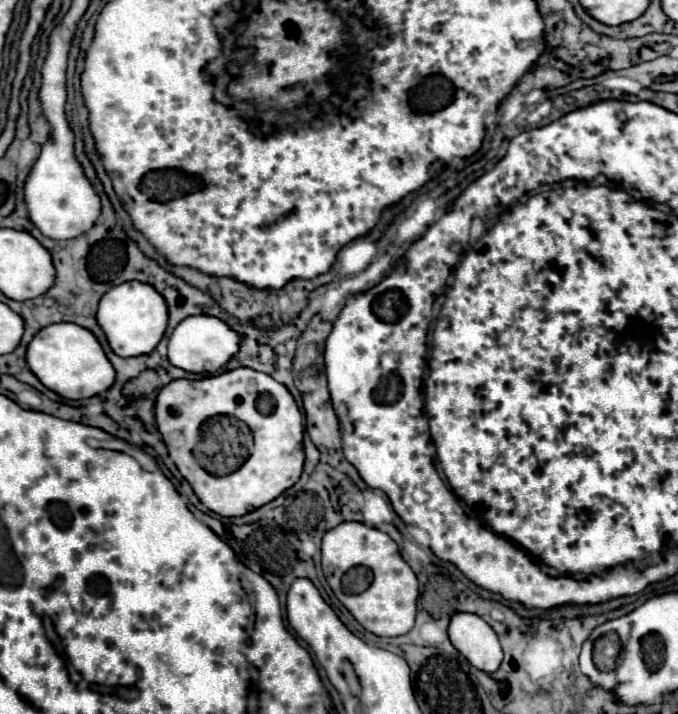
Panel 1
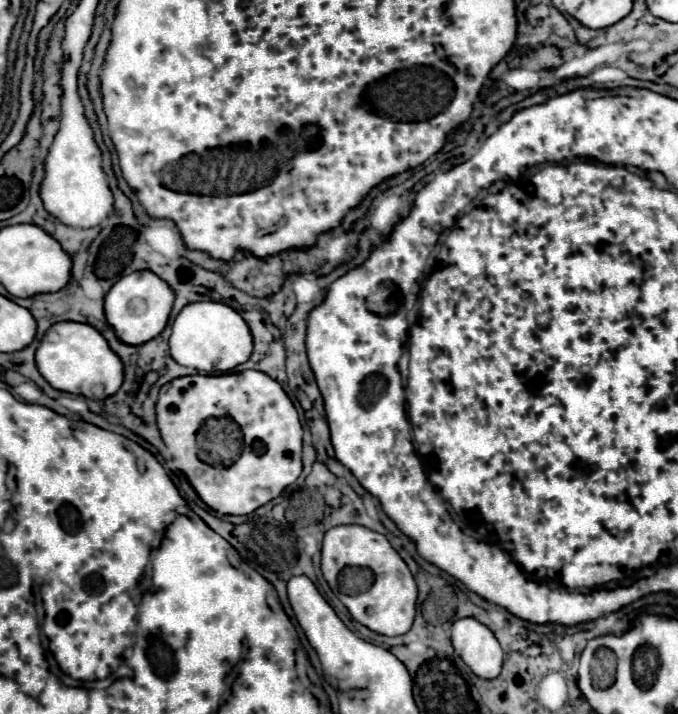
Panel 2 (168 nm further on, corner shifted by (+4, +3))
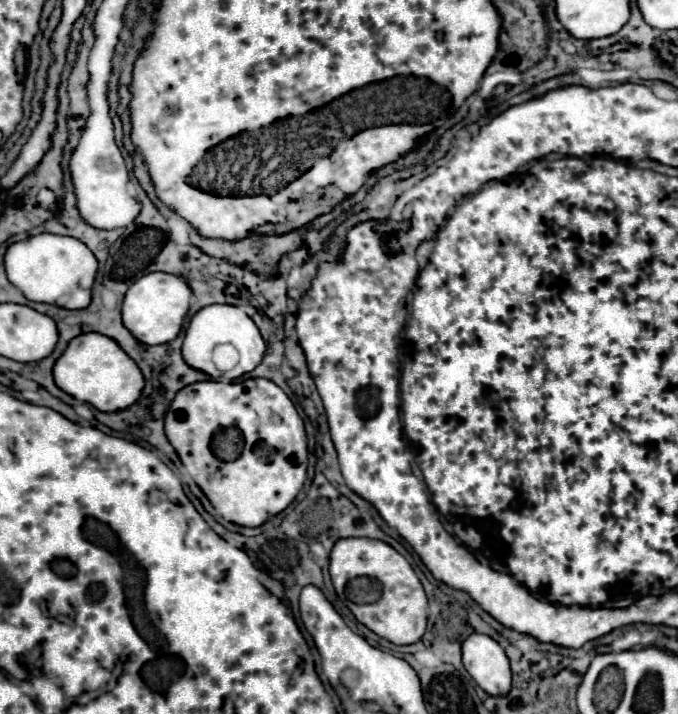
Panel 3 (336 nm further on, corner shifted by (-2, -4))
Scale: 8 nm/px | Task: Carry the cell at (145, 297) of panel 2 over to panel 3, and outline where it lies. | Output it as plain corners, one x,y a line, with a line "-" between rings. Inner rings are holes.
150,272
140,280
136,280
126,292
126,298
122,304
124,326
142,344
156,346
156,344
172,342
182,330
182,322
190,306
190,296
192,296
192,290
190,286
186,286
184,278
178,278
166,272

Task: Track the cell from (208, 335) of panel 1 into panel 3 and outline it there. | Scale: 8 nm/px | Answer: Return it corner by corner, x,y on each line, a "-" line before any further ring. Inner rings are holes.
230,304
206,306
198,314
194,314
192,320
190,320
190,326
186,330
186,338
184,338
184,346
182,346
184,360
192,368
206,372
214,380
234,380
234,378
238,378
238,376
242,376
246,372
252,372
262,362
264,352
266,352
266,344
264,344
264,340
260,336
258,326
252,322
252,318
244,310
240,310
238,306
230,306
-
224,342
230,342
240,352
240,362
230,372
220,372
212,362
212,350
218,344
224,344

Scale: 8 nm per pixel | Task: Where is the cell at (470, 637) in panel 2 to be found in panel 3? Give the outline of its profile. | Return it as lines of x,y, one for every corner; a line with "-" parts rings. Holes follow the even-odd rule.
472,634
462,644
462,662
476,684
490,696
506,696
512,686
508,656
496,640

